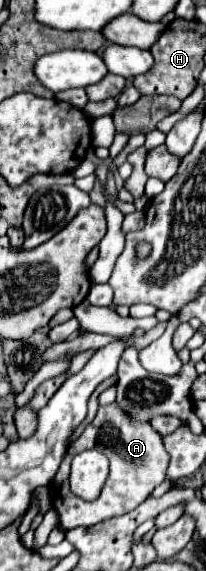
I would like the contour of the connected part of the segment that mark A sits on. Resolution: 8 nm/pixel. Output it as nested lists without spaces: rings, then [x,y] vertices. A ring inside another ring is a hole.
[[[109,404],[99,408],[95,420],[83,430],[83,434],[69,446],[55,478],[49,488],[49,496],[53,502],[53,508],[59,516],[59,526],[67,532],[77,526],[95,526],[99,522],[111,520],[115,516],[131,512],[135,506],[139,506],[143,500],[149,498],[149,494],[165,480],[165,472],[169,466],[169,454],[163,450],[161,436],[151,428],[151,424],[133,424],[119,414],[119,406]],[[83,450],[99,450],[109,458],[111,474],[107,478],[107,484],[103,486],[103,492],[97,500],[87,502],[79,496],[75,496],[69,488],[69,466],[73,456],[77,456]]]

